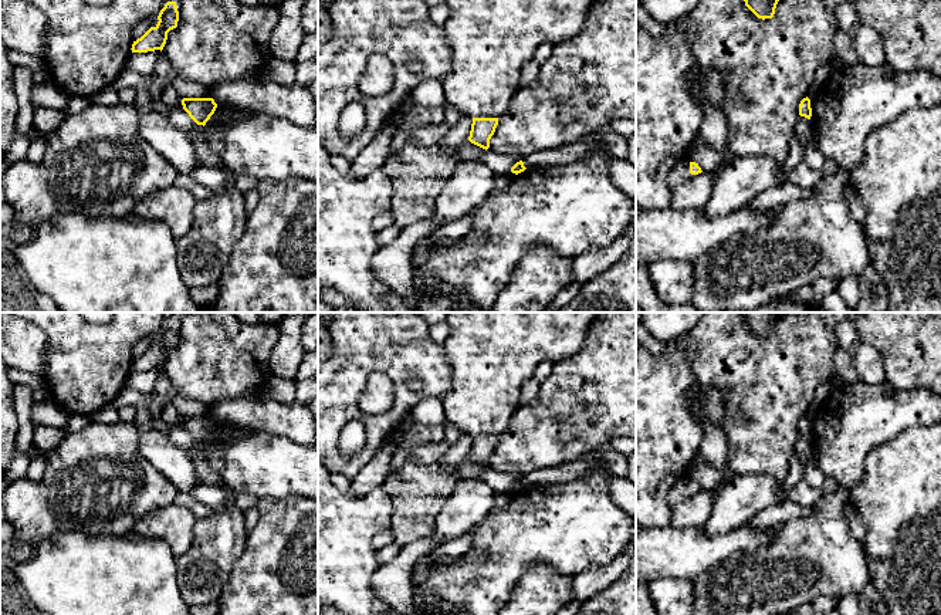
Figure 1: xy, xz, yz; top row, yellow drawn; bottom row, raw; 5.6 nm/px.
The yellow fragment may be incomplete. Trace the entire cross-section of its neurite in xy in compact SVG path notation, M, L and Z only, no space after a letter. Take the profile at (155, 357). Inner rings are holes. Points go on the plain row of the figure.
M167 320L158 334L158 342L150 345L141 357L133 359L132 371L163 368L167 351L177 345L179 330L176 320Z

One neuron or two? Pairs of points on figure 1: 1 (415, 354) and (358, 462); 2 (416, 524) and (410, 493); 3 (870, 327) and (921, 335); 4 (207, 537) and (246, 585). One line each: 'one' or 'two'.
1: one
2: one
3: one
4: two

